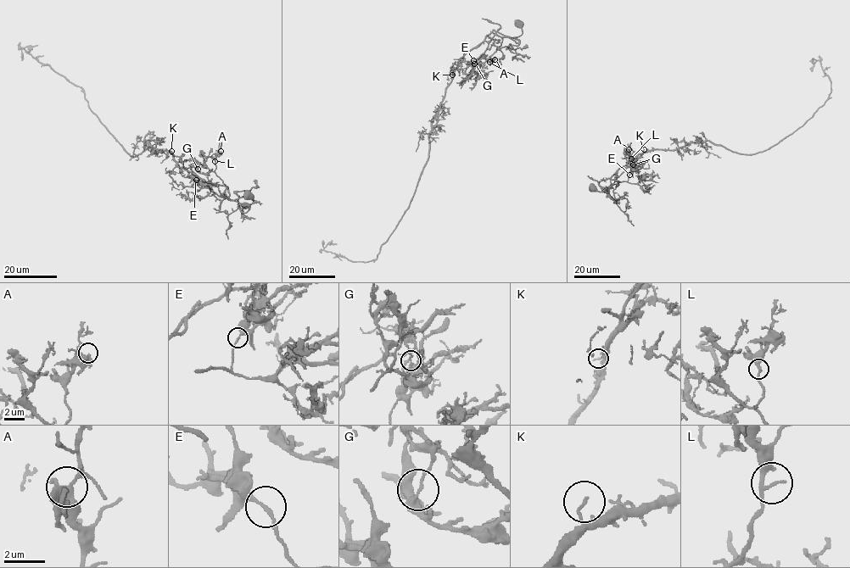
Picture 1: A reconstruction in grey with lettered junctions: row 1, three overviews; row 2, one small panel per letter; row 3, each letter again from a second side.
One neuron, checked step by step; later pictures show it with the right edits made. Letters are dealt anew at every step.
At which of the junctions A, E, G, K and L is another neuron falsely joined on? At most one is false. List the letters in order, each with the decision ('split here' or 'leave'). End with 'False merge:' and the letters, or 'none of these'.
A: leave
E: leave
G: split here
K: leave
L: leave
False merge: G

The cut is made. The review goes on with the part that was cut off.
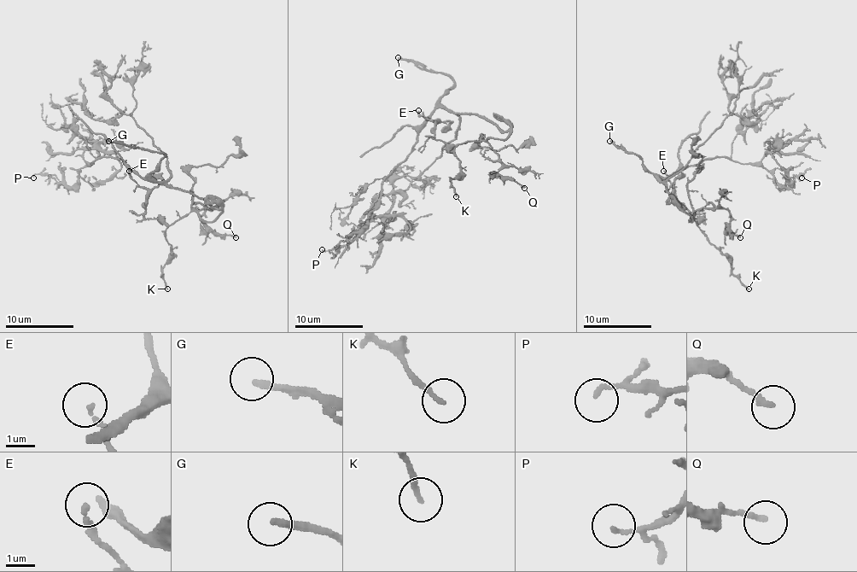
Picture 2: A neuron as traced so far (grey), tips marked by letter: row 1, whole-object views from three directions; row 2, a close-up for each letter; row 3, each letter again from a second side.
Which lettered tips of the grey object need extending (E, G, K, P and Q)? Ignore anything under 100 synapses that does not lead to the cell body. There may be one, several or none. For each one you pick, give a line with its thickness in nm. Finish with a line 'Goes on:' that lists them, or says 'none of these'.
G: 240 nm
Goes on: G

